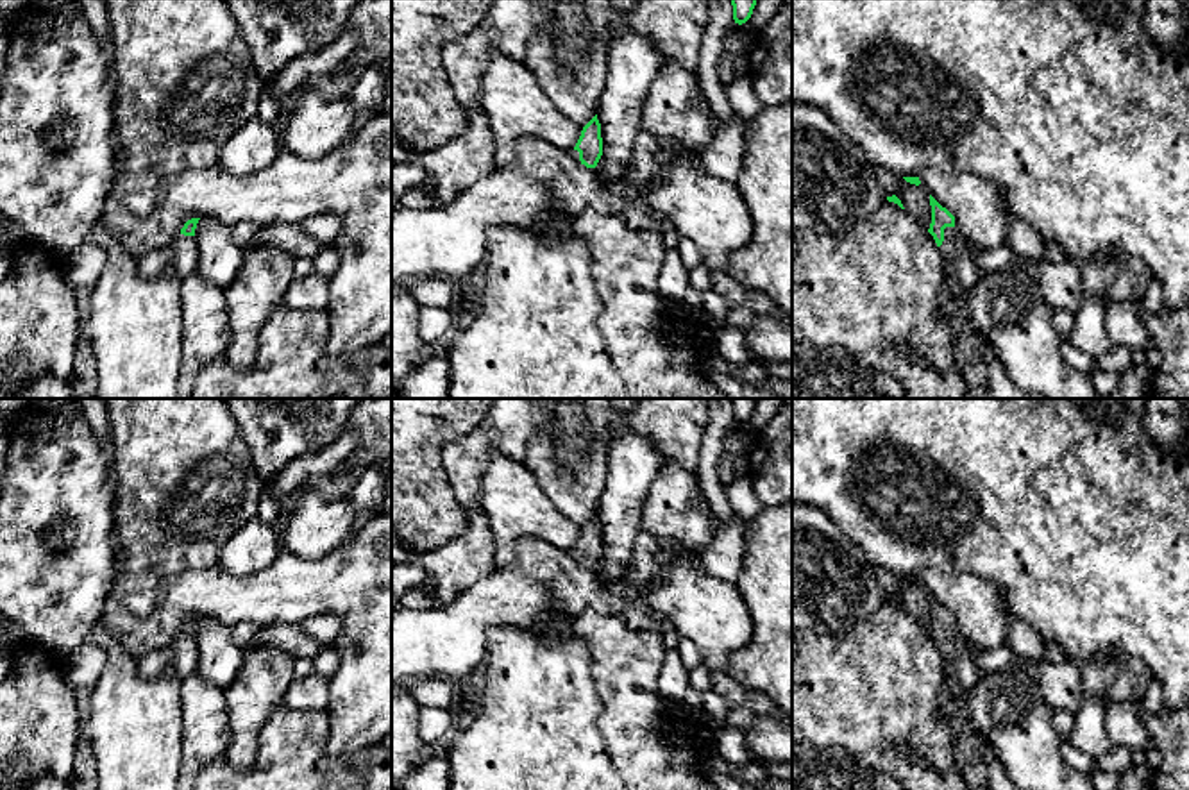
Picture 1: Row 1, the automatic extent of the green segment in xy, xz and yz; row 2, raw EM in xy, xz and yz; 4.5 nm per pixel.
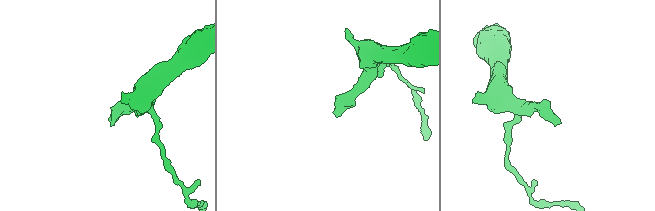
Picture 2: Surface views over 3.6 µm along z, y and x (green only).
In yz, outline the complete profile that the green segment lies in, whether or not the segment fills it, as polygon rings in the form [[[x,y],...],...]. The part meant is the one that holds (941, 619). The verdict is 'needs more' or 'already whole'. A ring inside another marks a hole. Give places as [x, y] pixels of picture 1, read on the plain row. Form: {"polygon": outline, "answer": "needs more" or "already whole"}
{"polygon": [[[932,595],[932,624],[928,633],[933,636],[946,663],[953,668],[960,685],[971,692],[985,674],[973,660],[971,647],[957,631],[955,617],[942,608]]], "answer": "needs more"}

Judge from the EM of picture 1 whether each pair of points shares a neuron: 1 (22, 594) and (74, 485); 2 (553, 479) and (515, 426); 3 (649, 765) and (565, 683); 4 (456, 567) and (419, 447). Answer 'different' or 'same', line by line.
1: same
2: different
3: different
4: different

